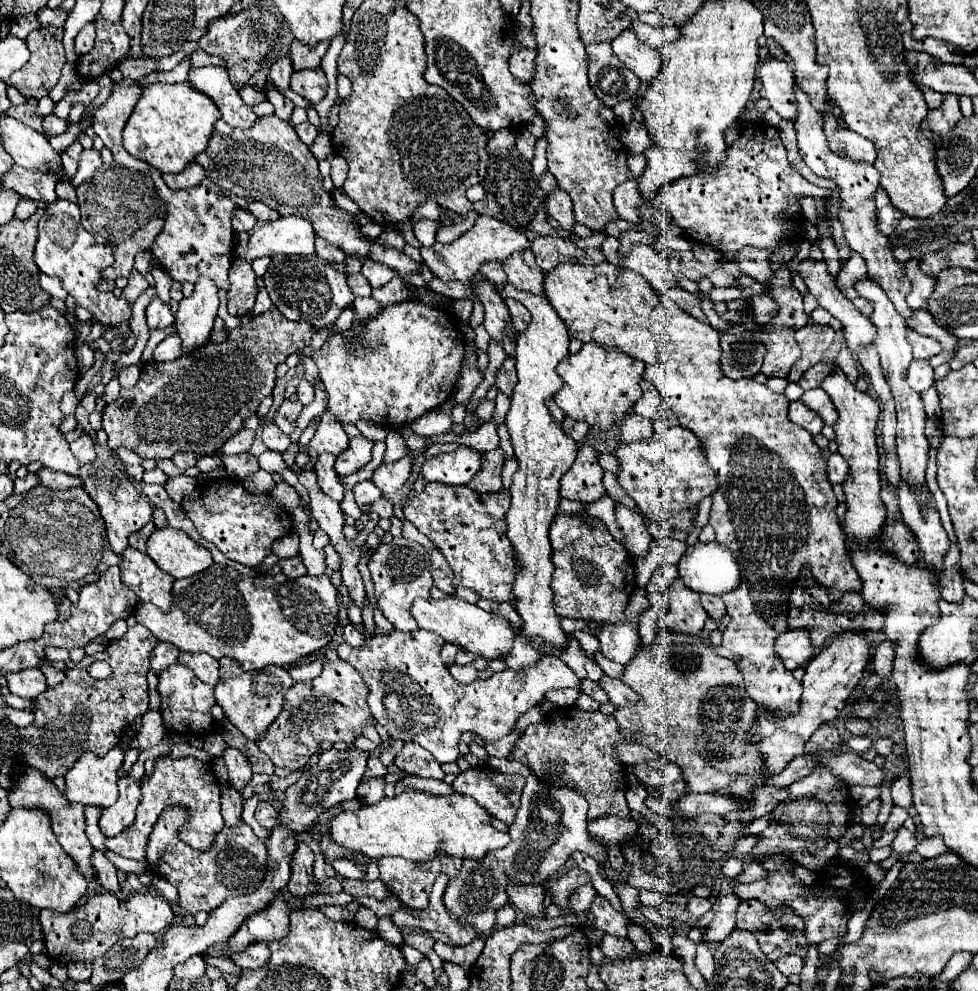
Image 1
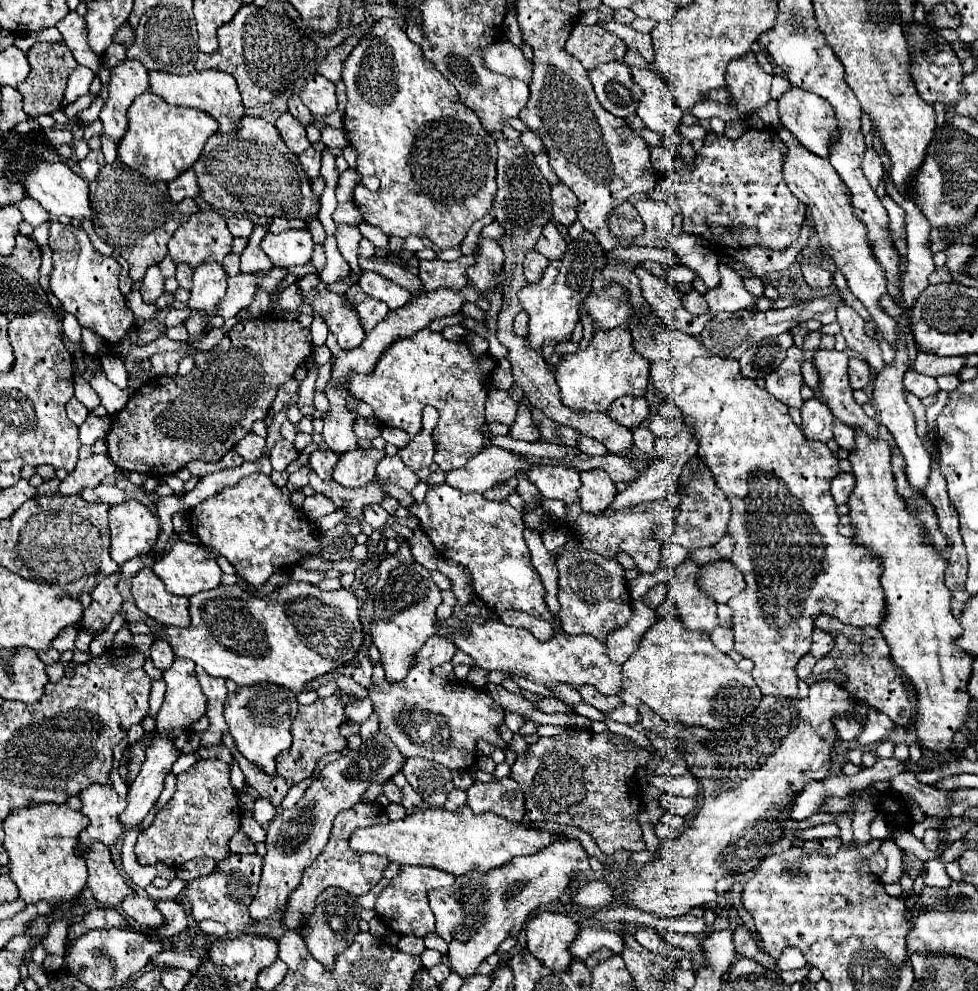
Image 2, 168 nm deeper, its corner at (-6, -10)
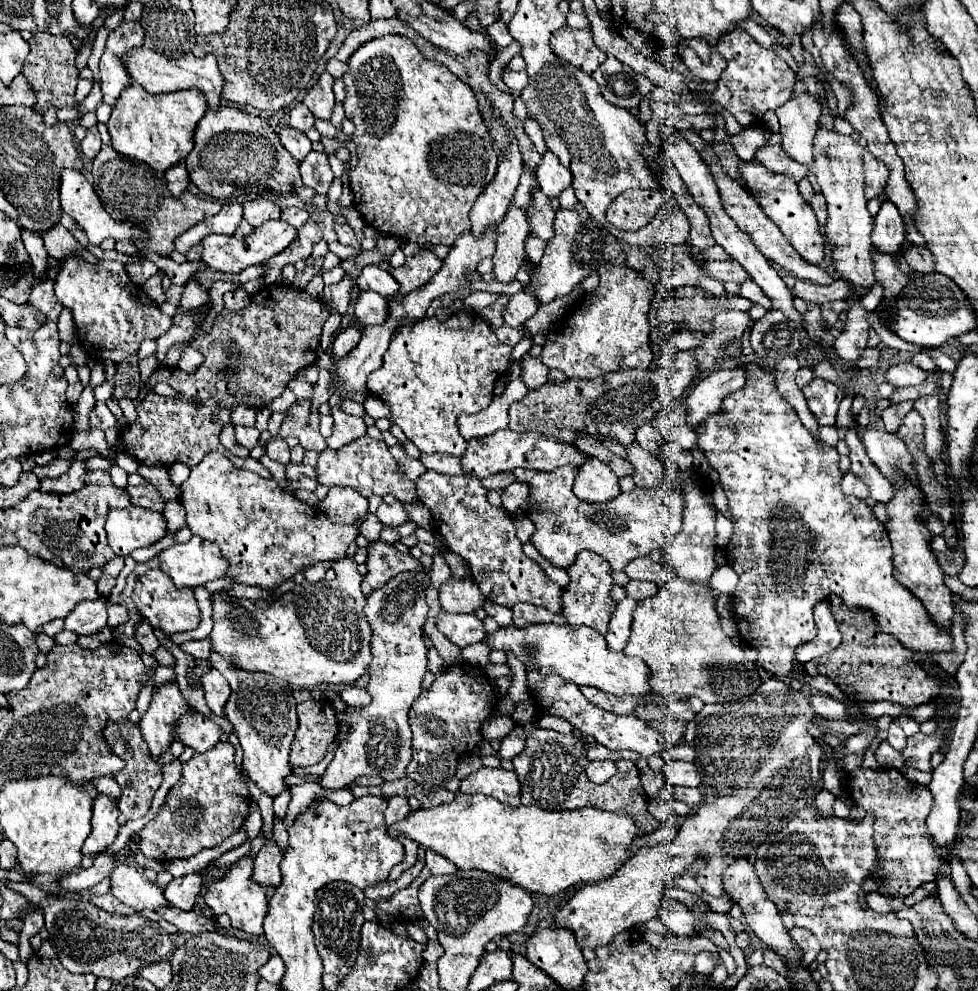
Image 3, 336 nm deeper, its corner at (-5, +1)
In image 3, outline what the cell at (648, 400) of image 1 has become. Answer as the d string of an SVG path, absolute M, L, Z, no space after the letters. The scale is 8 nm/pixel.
M679 404L665 416L655 418L653 426L661 432L665 442L677 442L685 450L691 450L697 444L695 442L697 434L695 434L695 426L687 422L687 416L689 416L689 408L685 404Z

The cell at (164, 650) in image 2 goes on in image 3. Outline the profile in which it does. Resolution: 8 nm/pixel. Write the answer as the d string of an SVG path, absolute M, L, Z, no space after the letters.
M141 620L139 626L135 628L135 640L141 644L143 652L147 652L147 654L153 654L159 648L159 640L155 638L153 628L149 626L147 620Z

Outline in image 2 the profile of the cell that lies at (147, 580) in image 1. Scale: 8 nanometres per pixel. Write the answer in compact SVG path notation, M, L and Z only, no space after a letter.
M144 567L136 573L136 577L132 579L130 593L138 609L150 615L154 621L162 625L176 625L176 627L190 625L188 597L170 595L152 569Z

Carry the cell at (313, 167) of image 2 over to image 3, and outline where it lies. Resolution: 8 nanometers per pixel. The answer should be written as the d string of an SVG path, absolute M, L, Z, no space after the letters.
M309 152L309 156L299 166L303 184L313 188L317 194L327 194L333 182L333 172L329 160L321 152Z

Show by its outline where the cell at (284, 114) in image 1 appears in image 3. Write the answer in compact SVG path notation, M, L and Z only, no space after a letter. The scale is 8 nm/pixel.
M283 128L279 132L279 140L281 144L289 150L289 154L293 154L293 158L301 164L303 158L311 152L311 140L303 134L303 132L297 132L293 128Z

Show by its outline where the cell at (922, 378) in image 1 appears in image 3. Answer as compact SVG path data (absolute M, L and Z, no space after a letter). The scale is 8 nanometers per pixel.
M899 362L895 366L891 366L885 374L885 380L887 384L895 386L895 388L901 388L901 386L917 386L921 382L925 382L927 378L927 372L921 370L919 366L911 364L911 362Z

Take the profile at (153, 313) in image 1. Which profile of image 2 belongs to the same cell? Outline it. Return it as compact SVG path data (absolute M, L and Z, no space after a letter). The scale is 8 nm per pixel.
M172 309L168 315L166 315L166 327L176 327L180 325L186 317L190 315L190 309Z

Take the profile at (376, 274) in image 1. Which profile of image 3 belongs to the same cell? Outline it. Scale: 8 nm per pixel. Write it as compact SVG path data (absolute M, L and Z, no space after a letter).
M369 264L363 268L363 274L359 276L359 286L361 290L373 290L381 296L391 296L399 290L397 280L393 280L393 276L387 270L381 270L375 264Z

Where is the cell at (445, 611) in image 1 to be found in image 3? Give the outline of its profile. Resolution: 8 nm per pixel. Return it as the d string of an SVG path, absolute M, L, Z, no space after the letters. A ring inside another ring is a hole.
M533 624L533 626L527 626L527 628L499 628L495 634L489 634L485 644L489 644L491 648L497 648L497 650L511 650L525 666L533 666L533 668L539 668L541 674L559 674L561 678L573 682L573 684L579 684L579 686L593 686L593 688L599 688L603 692L609 692L609 694L615 694L615 696L625 696L625 694L633 694L633 696L645 696L645 694L651 694L651 688L649 688L649 666L643 662L643 660L637 660L637 658L629 658L625 656L623 652L611 652L605 644L605 638L601 634L597 634L593 628L587 628L587 626L555 626L555 624ZM527 646L533 646L535 648L535 654L529 656L525 652Z

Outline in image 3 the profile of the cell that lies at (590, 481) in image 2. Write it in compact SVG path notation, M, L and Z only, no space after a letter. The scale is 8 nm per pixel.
M589 458L585 464L581 464L575 476L573 492L585 502L605 502L619 494L619 482L609 466Z

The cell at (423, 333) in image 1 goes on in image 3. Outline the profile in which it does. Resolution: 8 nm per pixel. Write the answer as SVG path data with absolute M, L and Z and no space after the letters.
M469 310L453 314L443 322L437 318L427 318L413 326L403 326L397 334L393 334L381 368L367 380L367 390L391 406L391 422L397 424L421 452L463 456L467 442L459 434L457 416L481 412L491 404L495 380L509 370L511 350L511 346L497 340L485 320Z

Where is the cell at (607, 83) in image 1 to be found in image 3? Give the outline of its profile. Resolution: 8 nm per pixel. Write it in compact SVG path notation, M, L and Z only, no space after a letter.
M611 56L591 76L599 84L603 98L619 108L639 106L641 100L645 100L655 88L649 78Z

